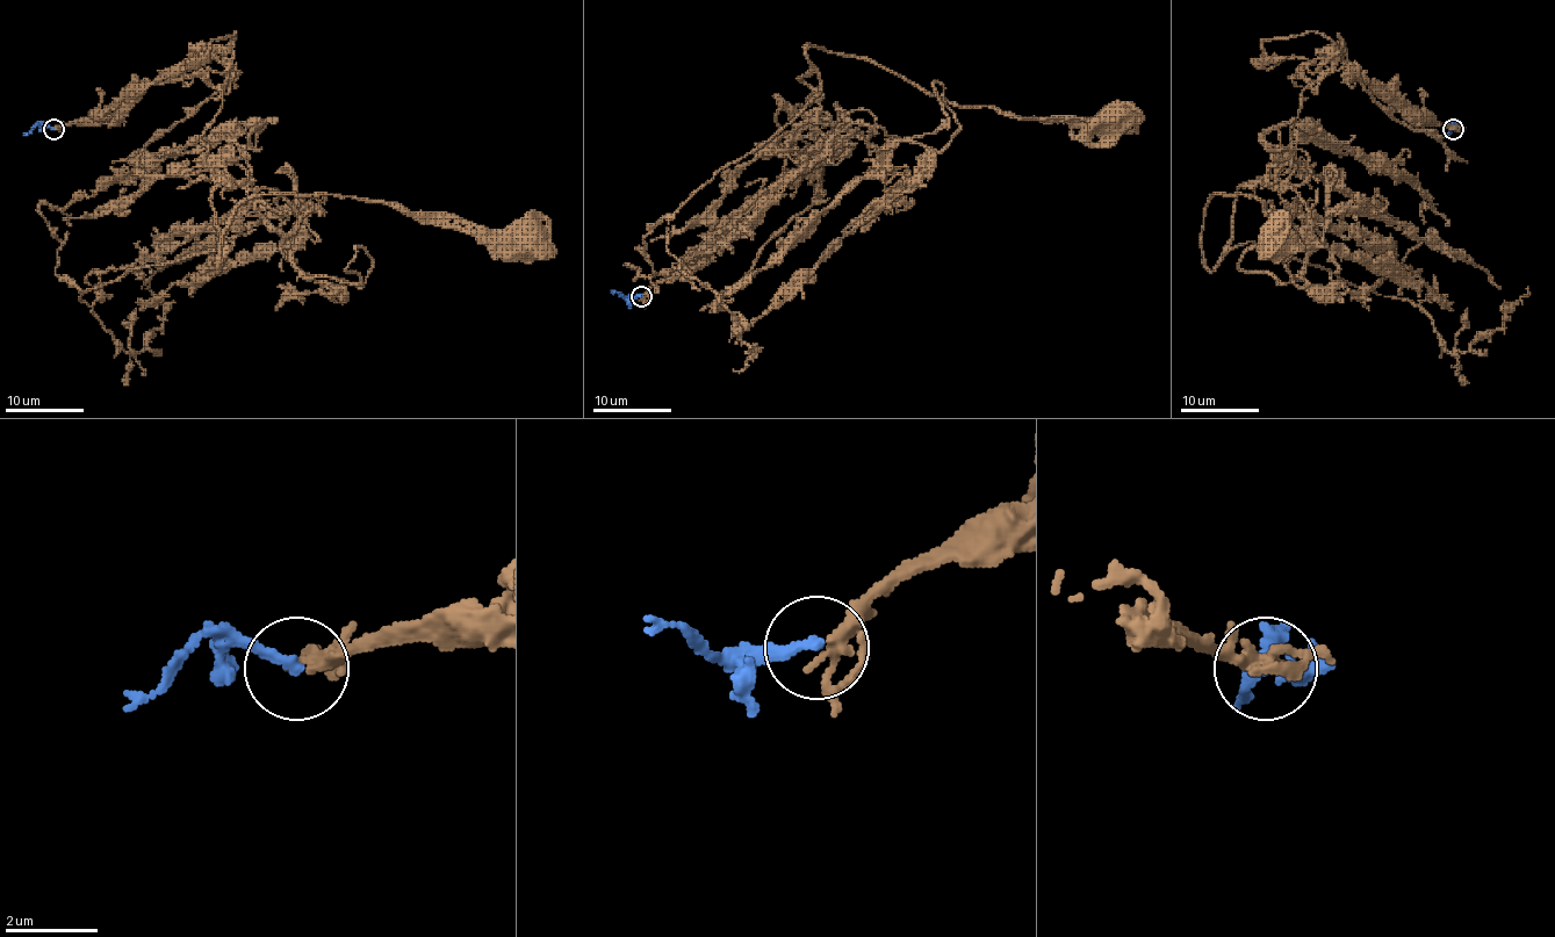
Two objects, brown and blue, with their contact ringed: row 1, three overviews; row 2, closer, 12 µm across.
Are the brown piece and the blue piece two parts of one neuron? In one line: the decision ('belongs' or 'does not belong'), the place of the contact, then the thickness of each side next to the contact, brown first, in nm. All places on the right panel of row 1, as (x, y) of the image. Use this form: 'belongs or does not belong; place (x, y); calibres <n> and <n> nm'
belongs; place (1453, 129); calibres 190 and 240 nm

